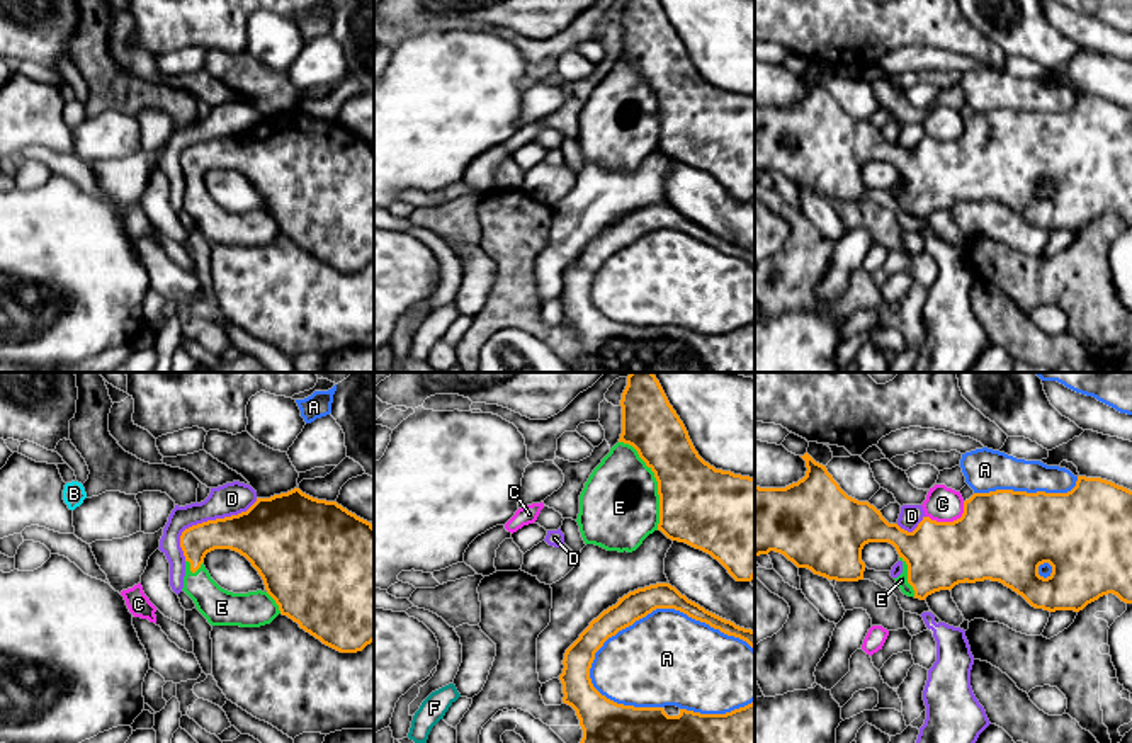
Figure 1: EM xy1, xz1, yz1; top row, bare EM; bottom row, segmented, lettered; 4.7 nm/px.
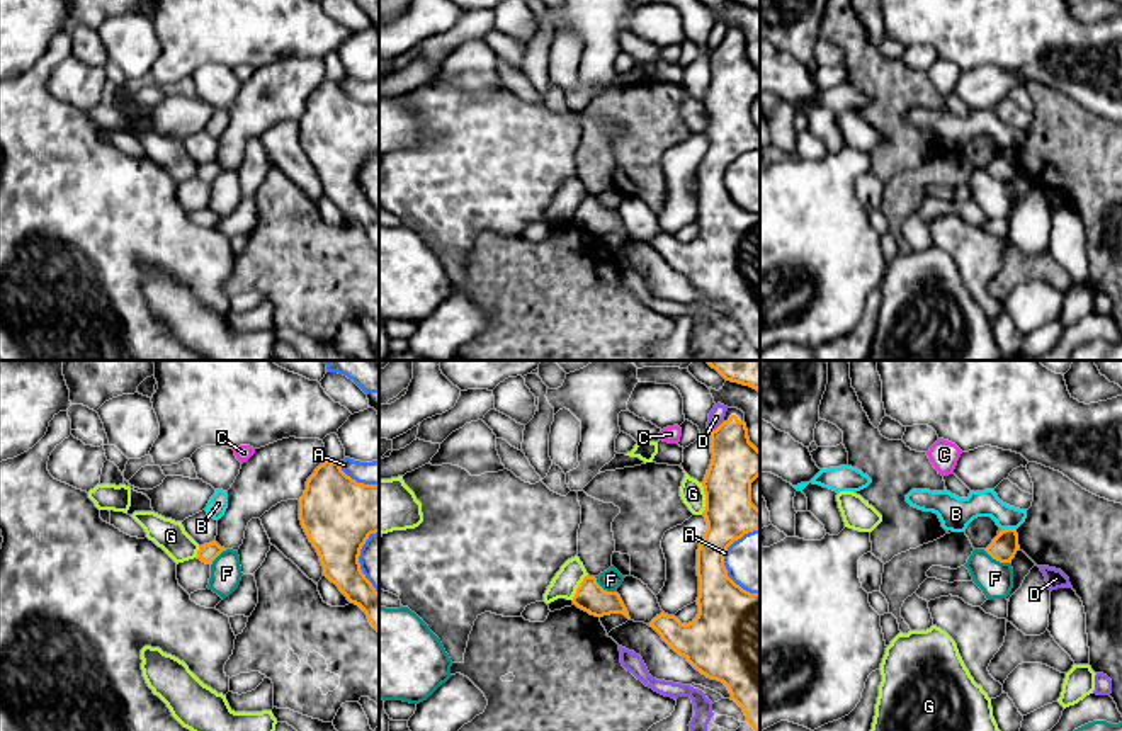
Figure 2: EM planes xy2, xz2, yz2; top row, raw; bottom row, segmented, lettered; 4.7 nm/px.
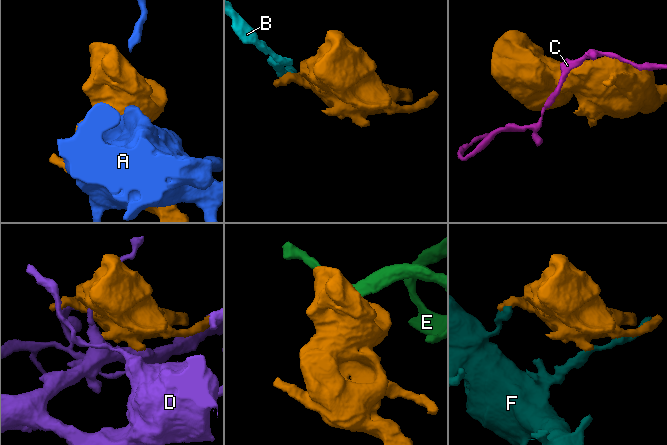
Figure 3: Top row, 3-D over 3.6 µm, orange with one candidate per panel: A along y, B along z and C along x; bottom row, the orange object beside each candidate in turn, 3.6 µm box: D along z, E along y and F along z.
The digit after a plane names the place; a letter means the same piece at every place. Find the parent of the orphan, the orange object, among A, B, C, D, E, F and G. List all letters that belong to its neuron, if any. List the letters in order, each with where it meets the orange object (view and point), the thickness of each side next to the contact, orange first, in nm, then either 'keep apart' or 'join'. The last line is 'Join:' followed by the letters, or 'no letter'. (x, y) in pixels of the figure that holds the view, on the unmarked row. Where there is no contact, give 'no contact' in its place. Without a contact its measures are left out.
A: meets orange in xz1 at (662, 226); 140 nm thick on the orange side, 440 nm on the other; keep apart
B: meets orange in yz2 at (1008, 148); 130 nm thick on the orange side, 140 nm on the other; keep apart
C: meets orange in yz1 at (950, 141); 420 nm thick on the orange side, 170 nm on the other; keep apart
D: meets orange in xy1 at (208, 140); 260 nm thick on the orange side, 160 nm on the other; keep apart
E: meets orange in xz1 at (656, 99); 380 nm thick on the orange side, 380 nm on the other; join
F: meets orange in xz2 at (602, 208); 140 nm thick on the orange side, 100 nm on the other; keep apart
G: meets orange in xz2 at (706, 118); 240 nm thick on the orange side, 110 nm on the other; keep apart
Join: E

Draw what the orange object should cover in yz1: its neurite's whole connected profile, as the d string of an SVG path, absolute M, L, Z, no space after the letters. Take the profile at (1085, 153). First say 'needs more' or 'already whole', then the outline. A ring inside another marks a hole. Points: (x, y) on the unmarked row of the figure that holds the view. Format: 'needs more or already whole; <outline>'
needs more; M807 71L806 95L785 107L755 105L755 175L770 170L784 173L797 187L836 201L863 199L865 182L862 168L869 162L889 162L896 167L903 192L894 197L908 216L925 219L940 209L952 209L959 202L999 201L1022 214L1032 226L1049 231L1083 230L1103 214L1113 213L1132 223L1132 111L1101 97L1078 95L1076 105L1067 112L1027 112L996 109L974 112L964 121L964 133L954 141L937 141L923 136L913 151L889 143L880 129L869 121L848 116Z

